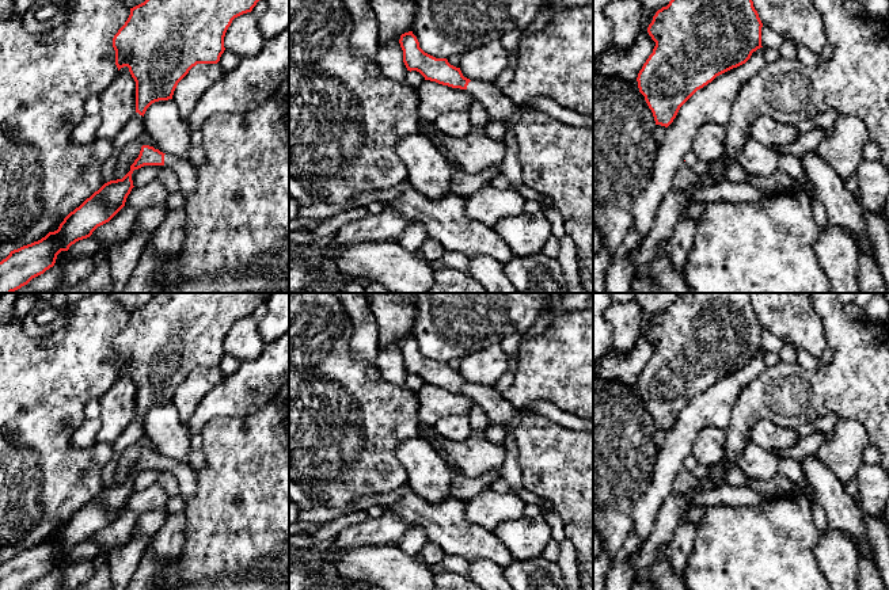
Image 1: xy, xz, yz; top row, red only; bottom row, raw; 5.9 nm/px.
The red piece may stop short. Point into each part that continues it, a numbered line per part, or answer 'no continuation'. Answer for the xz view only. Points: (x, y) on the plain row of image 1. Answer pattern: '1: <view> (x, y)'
1: xz (498, 411)

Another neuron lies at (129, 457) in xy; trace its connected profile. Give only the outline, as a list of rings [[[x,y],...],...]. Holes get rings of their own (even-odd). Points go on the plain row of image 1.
[[[147,435],[141,437],[137,444],[128,448],[119,456],[111,484],[122,483],[130,475],[130,469],[138,461],[143,449],[149,449],[159,453],[156,446],[148,439]]]

